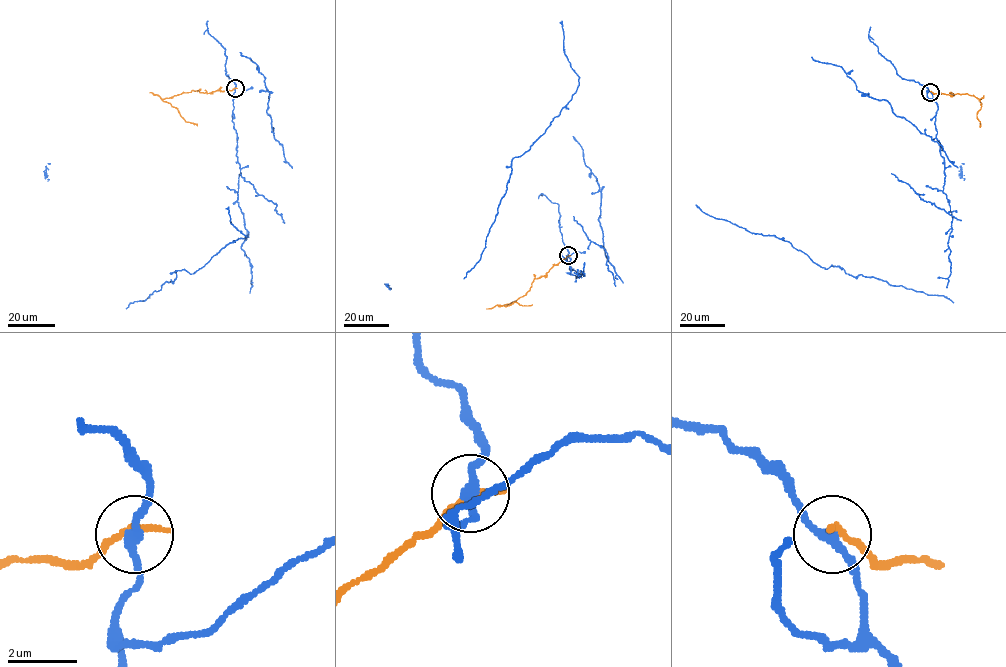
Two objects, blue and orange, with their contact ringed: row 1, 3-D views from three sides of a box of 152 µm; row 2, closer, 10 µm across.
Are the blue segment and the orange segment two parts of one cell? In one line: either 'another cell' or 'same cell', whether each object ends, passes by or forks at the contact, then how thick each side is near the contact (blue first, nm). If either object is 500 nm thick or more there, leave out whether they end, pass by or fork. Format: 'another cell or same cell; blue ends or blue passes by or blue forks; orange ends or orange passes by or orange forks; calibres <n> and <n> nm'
another cell; blue passes by; orange ends; calibres 260 and 240 nm

